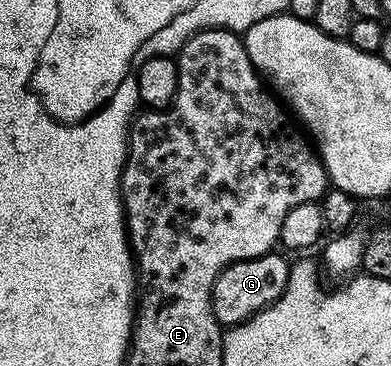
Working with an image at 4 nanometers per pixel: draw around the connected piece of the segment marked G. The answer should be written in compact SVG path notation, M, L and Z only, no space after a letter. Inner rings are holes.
M272 250L265 256L233 262L228 268L221 270L217 282L213 282L211 291L213 314L219 325L230 326L245 322L249 318L253 318L253 314L265 310L270 304L277 302L277 298L281 298L281 294L289 282L291 264L289 260L278 256L277 253L278 251Z

